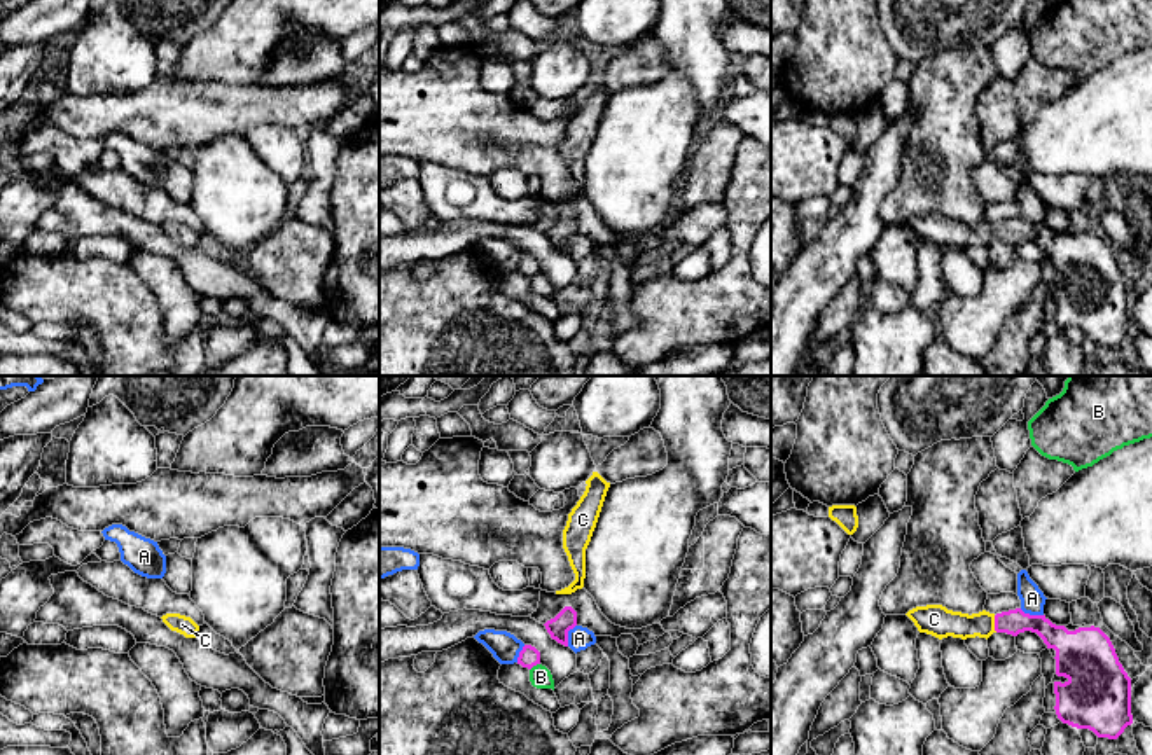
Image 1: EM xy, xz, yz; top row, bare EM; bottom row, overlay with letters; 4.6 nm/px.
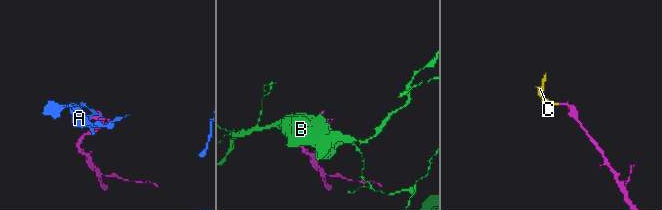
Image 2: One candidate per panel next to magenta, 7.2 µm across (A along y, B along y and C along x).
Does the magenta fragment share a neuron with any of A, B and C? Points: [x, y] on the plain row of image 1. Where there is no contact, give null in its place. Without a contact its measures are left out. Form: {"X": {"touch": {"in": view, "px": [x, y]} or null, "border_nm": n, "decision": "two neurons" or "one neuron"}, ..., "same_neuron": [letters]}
{"A": {"touch": {"in": "xz", "px": [567, 243]}, "border_nm": 110, "decision": "two neurons"}, "B": {"touch": {"in": "xz", "px": [534, 273]}, "border_nm": 60, "decision": "two neurons"}, "C": {"touch": {"in": "yz", "px": [995, 233]}, "border_nm": 80, "decision": "one neuron"}, "same_neuron": ["C"]}

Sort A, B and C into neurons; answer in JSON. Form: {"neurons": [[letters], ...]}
{"neurons": [["A"], ["B"], ["C"]]}

